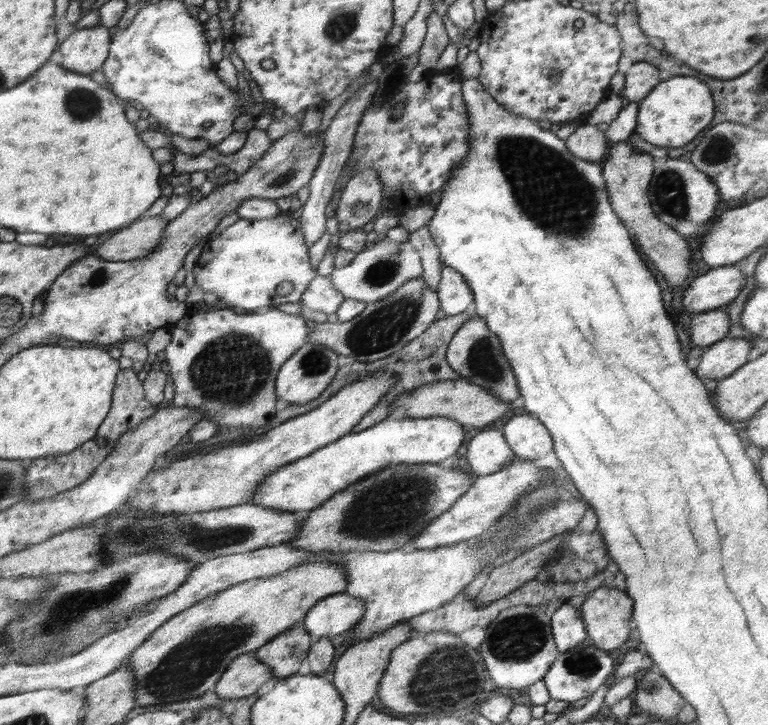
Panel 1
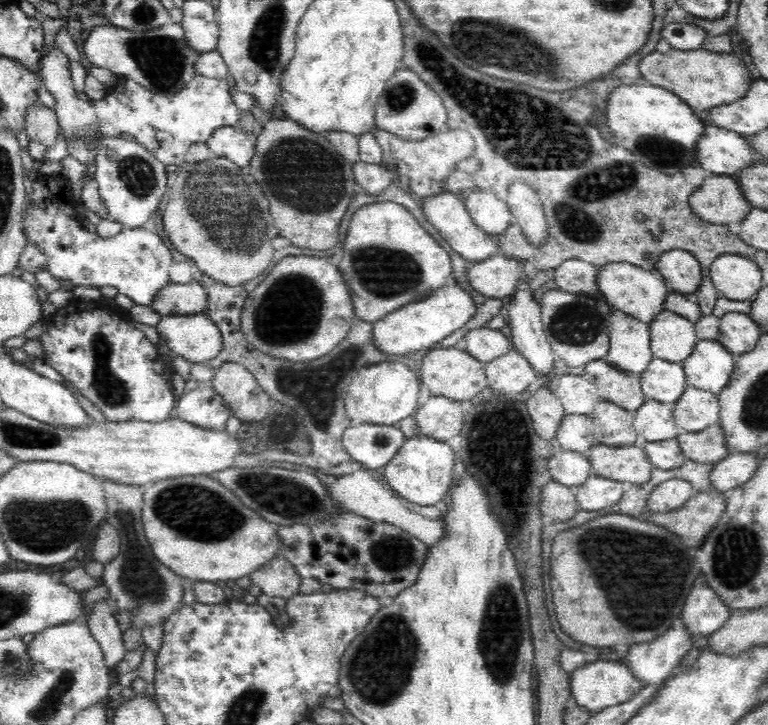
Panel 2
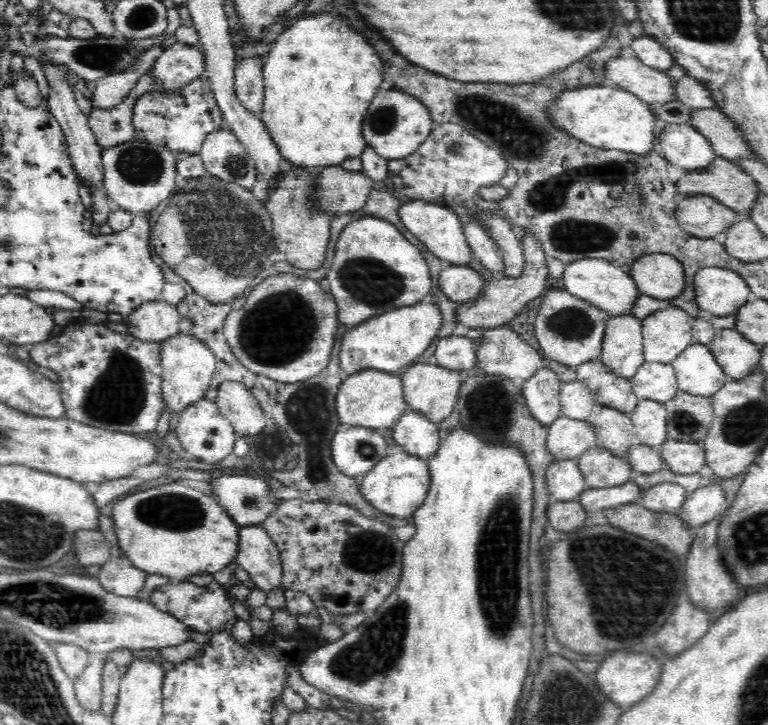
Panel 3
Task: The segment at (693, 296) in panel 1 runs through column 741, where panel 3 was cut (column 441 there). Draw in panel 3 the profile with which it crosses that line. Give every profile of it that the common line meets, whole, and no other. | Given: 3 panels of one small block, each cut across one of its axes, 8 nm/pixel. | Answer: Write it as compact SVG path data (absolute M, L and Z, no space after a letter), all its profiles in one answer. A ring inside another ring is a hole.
M449 264L440 273L438 284L452 302L461 304L472 300L482 291L486 281L468 265Z

